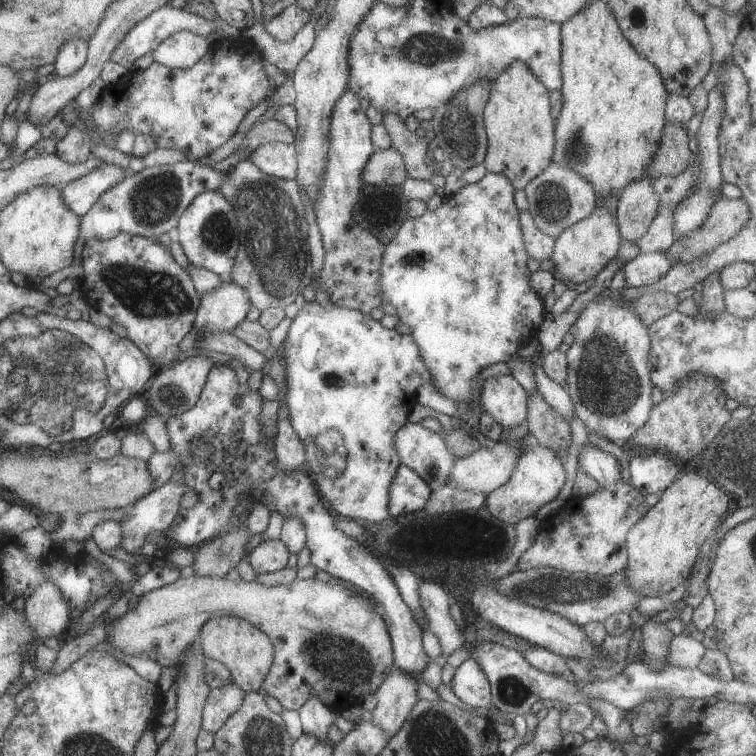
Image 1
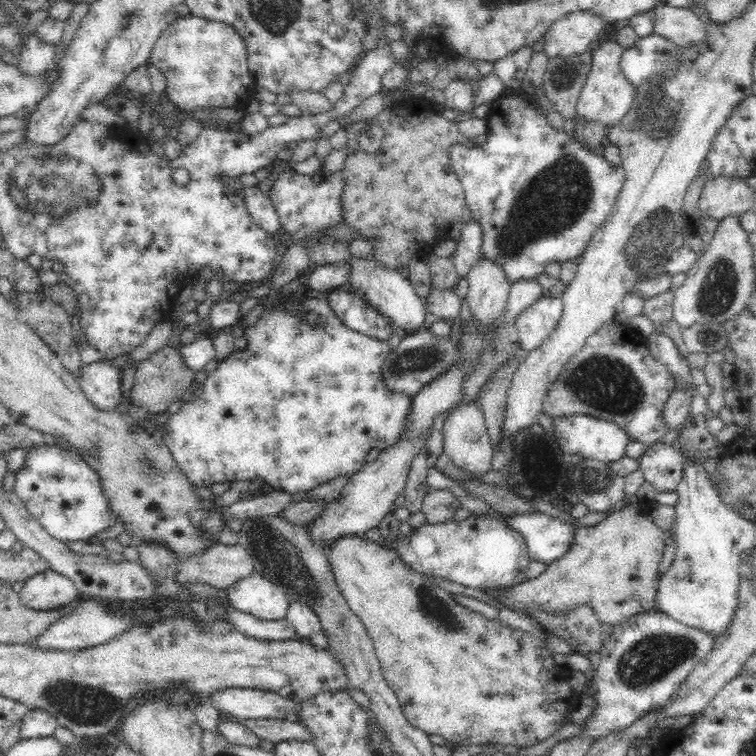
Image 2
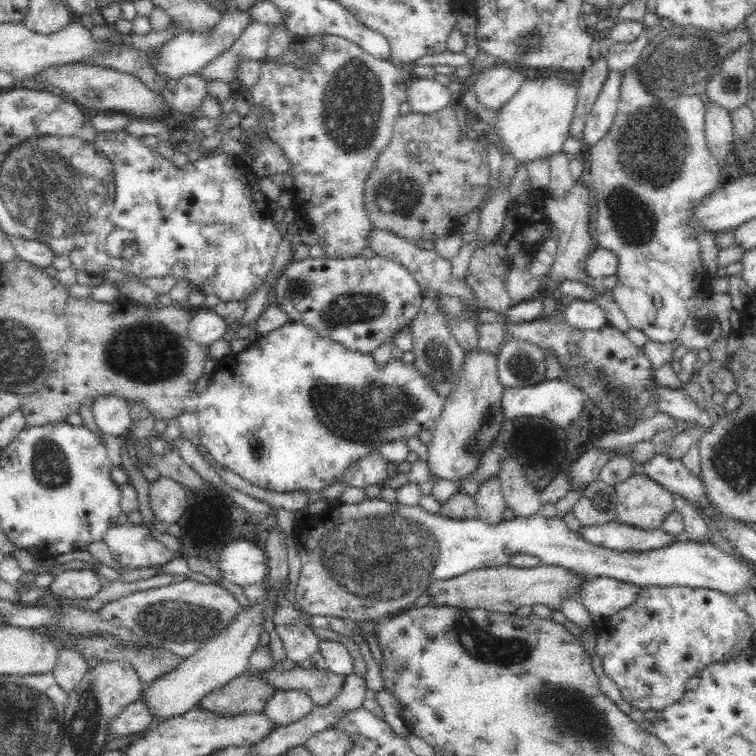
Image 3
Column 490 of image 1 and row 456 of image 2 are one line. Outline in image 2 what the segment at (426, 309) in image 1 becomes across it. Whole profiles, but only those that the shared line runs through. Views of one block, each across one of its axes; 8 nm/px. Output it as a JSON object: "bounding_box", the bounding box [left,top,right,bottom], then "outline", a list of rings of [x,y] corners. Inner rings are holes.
{"bounding_box":[164,295,412,493],"outline":[[[323,295],[316,298],[311,297],[300,302],[294,310],[282,310],[279,307],[265,309],[261,317],[253,325],[246,327],[245,337],[240,347],[237,347],[228,358],[218,362],[216,371],[208,373],[208,379],[204,382],[200,396],[183,404],[176,414],[170,414],[169,420],[164,425],[164,442],[170,449],[173,459],[179,468],[186,474],[192,485],[196,487],[211,487],[216,483],[231,482],[240,480],[260,480],[264,484],[272,485],[274,491],[284,490],[288,493],[309,491],[328,482],[338,476],[352,476],[362,468],[366,455],[370,449],[376,448],[379,451],[387,446],[392,446],[399,436],[405,431],[405,424],[408,422],[408,414],[412,408],[412,394],[403,392],[392,392],[384,387],[384,379],[380,368],[386,360],[386,356],[392,351],[388,342],[358,333],[348,328],[338,315],[327,304]],[[301,312],[312,312],[316,318],[320,318],[320,325],[311,326],[301,318]]]}

